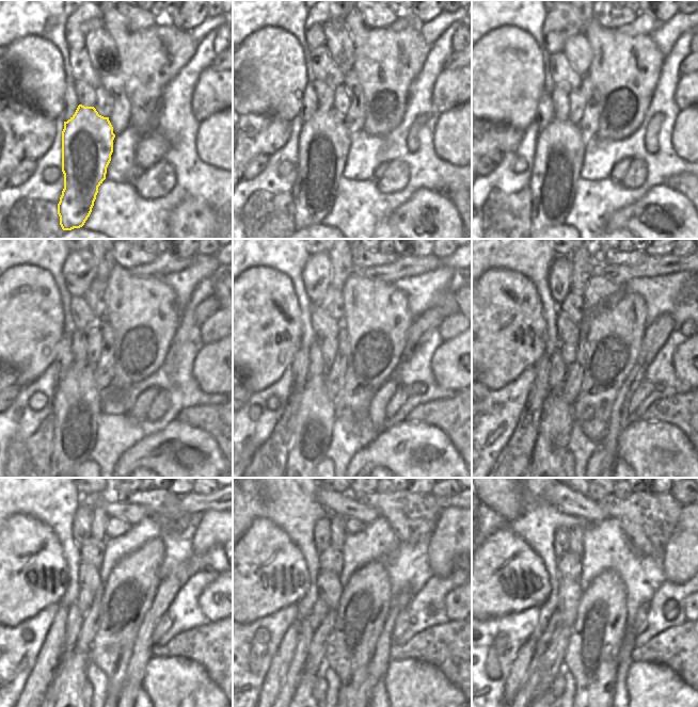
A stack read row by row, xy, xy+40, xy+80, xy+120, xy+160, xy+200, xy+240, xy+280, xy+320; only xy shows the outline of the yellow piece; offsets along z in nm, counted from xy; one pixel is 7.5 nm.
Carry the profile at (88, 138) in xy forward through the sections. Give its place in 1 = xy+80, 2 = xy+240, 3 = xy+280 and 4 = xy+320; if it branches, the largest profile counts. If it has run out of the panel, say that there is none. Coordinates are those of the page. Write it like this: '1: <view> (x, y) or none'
1: xy+80 (559, 154)
2: xy+240 (69, 677)
3: xy+280 (304, 694)
4: xy+320 (549, 694)

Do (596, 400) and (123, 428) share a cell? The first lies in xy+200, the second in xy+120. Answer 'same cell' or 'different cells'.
different cells

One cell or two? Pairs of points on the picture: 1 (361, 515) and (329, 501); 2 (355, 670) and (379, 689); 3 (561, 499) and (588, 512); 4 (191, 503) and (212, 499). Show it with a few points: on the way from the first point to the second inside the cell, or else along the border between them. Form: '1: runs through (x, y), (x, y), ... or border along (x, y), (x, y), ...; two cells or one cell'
1: runs through (353, 512), (349, 512), (342, 504), (336, 503); one cell
2: border along (373, 689), (370, 695); two cells
3: runs through (568, 500), (582, 505); one cell
4: runs through (196, 503), (207, 501); one cell

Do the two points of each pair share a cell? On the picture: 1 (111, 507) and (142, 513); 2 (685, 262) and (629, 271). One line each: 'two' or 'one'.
1: one
2: one

